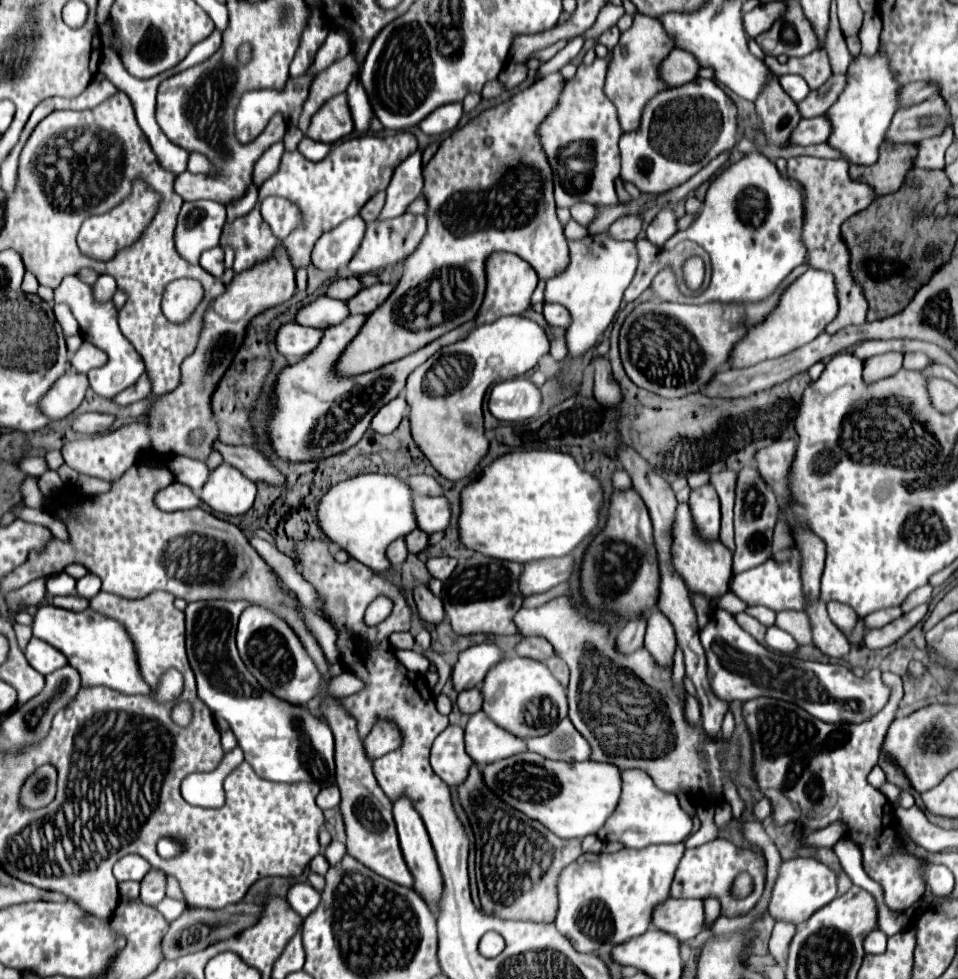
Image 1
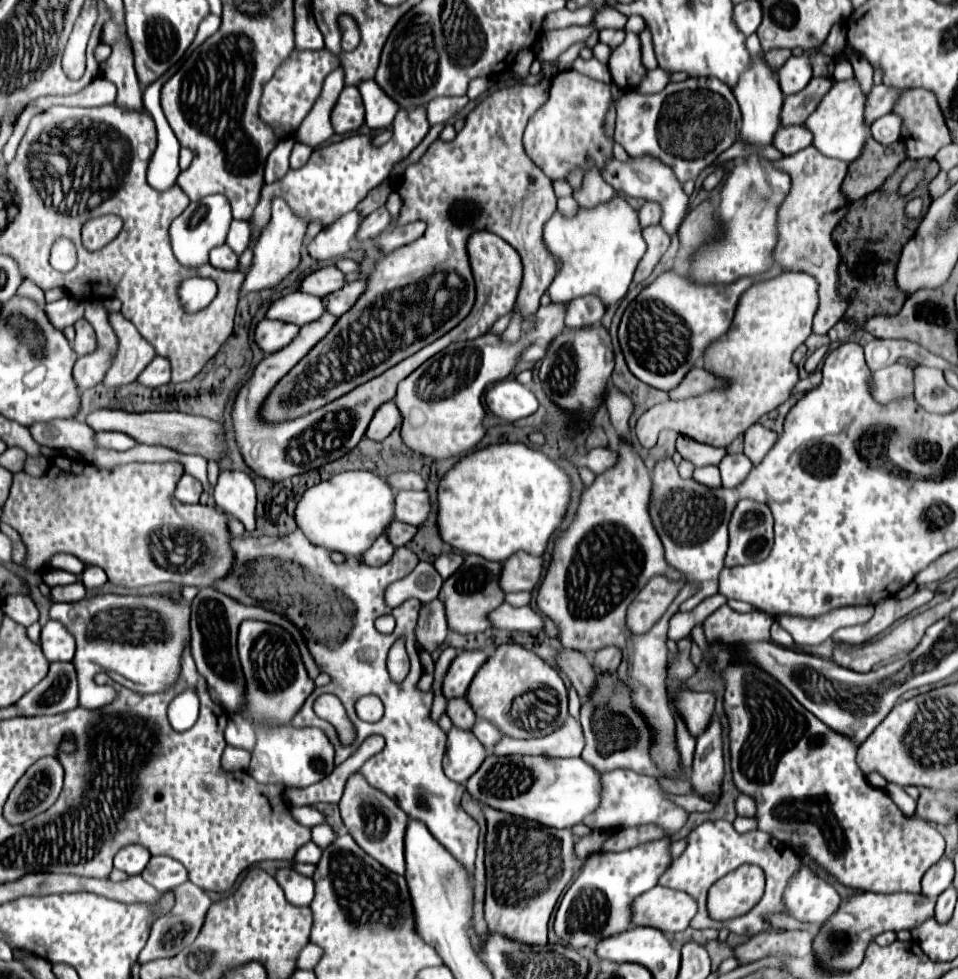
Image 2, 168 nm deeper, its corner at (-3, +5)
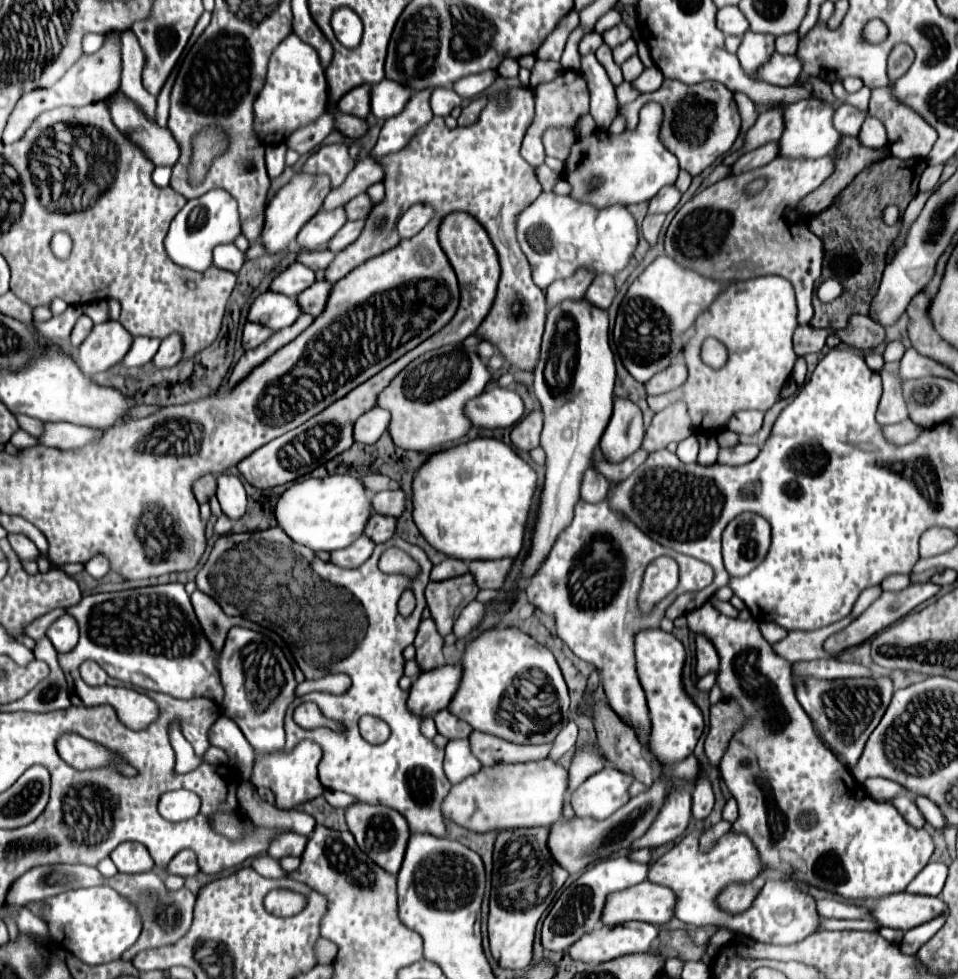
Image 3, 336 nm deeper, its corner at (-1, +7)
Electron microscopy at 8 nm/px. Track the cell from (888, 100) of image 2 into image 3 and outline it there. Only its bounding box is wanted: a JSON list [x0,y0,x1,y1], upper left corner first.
[833,105,867,137]

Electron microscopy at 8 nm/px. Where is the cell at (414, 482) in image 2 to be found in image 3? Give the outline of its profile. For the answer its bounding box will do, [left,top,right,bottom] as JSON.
[361,473,399,495]

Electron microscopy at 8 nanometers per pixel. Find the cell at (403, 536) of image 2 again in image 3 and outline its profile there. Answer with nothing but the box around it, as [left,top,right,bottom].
[365,513,395,543]

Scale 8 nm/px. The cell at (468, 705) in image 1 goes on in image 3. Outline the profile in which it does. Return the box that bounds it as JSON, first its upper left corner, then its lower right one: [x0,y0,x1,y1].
[433,709,471,739]

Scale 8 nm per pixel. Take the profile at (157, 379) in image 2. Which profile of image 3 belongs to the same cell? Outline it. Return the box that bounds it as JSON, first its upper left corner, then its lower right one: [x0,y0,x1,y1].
[153,333,183,369]

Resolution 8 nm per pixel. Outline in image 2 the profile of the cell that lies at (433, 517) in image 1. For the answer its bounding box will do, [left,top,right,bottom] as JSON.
[395,489,431,527]

